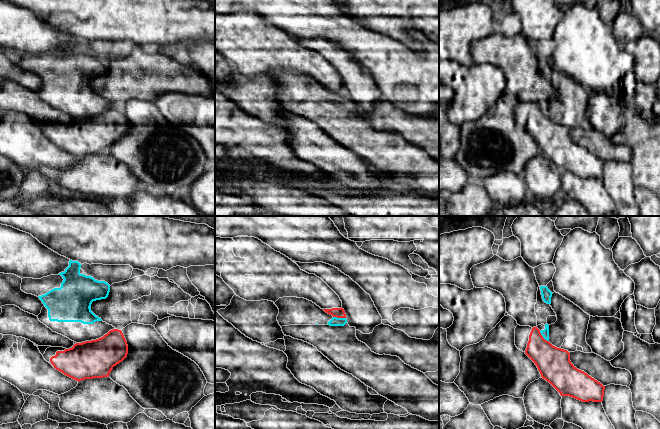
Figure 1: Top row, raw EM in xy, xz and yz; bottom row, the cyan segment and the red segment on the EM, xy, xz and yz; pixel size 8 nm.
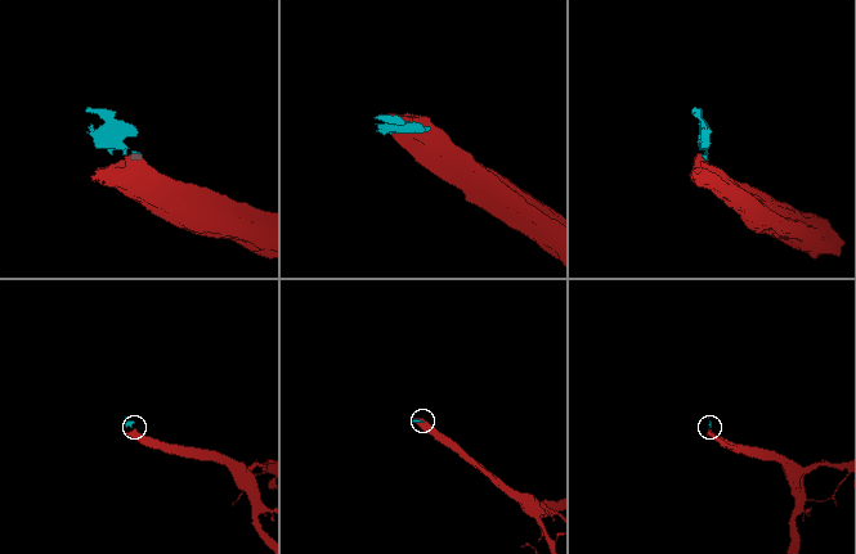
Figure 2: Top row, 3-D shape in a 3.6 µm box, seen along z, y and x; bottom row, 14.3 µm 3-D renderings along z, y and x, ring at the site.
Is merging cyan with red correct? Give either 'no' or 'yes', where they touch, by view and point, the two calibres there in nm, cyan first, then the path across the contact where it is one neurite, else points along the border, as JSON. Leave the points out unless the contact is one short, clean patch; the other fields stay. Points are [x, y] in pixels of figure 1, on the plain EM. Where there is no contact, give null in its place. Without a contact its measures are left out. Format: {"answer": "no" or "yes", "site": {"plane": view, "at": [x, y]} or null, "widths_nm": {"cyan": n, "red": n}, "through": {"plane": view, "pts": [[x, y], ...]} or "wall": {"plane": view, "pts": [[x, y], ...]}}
{"answer": "no", "site": {"plane": "xz", "at": [339, 94]}, "widths_nm": {"cyan": 70, "red": 80}, "wall": {"plane": "xz", "pts": [[333, 92], [345, 94]]}}

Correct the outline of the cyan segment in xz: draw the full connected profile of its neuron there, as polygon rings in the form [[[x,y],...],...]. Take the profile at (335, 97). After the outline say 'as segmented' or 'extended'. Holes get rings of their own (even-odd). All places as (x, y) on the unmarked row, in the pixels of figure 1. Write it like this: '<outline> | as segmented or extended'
[[[283,73],[274,80],[279,85],[277,97],[284,111],[313,121],[338,144],[352,150],[379,171],[405,184],[408,189],[429,197],[439,197],[439,162],[423,148],[405,140],[397,132],[372,128],[365,119],[357,115],[356,104],[350,103],[346,94],[333,93],[312,77]]] | extended

